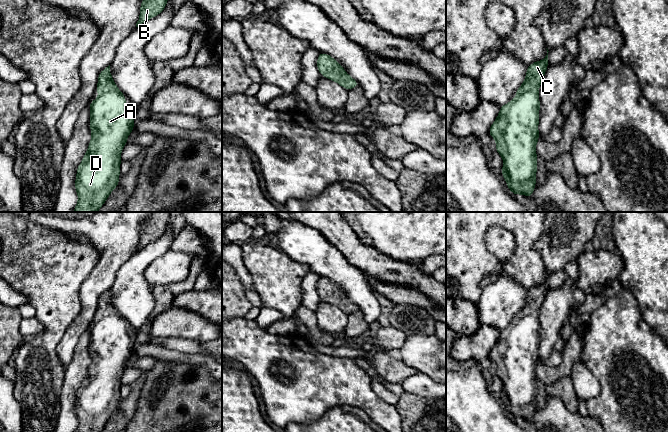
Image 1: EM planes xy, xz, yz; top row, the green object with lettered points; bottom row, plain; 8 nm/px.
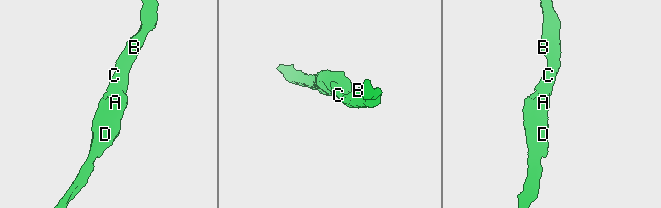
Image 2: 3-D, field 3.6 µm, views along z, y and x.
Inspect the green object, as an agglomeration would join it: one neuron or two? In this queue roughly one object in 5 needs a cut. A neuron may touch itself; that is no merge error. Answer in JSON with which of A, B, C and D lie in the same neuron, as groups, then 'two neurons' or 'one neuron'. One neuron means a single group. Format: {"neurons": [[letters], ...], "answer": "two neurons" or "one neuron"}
{"neurons": [["A", "B", "C", "D"]], "answer": "one neuron"}

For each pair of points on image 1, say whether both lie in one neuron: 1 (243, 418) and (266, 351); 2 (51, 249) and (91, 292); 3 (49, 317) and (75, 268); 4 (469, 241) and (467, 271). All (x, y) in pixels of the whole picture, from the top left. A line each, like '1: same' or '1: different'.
1: different
2: different
3: same
4: same

